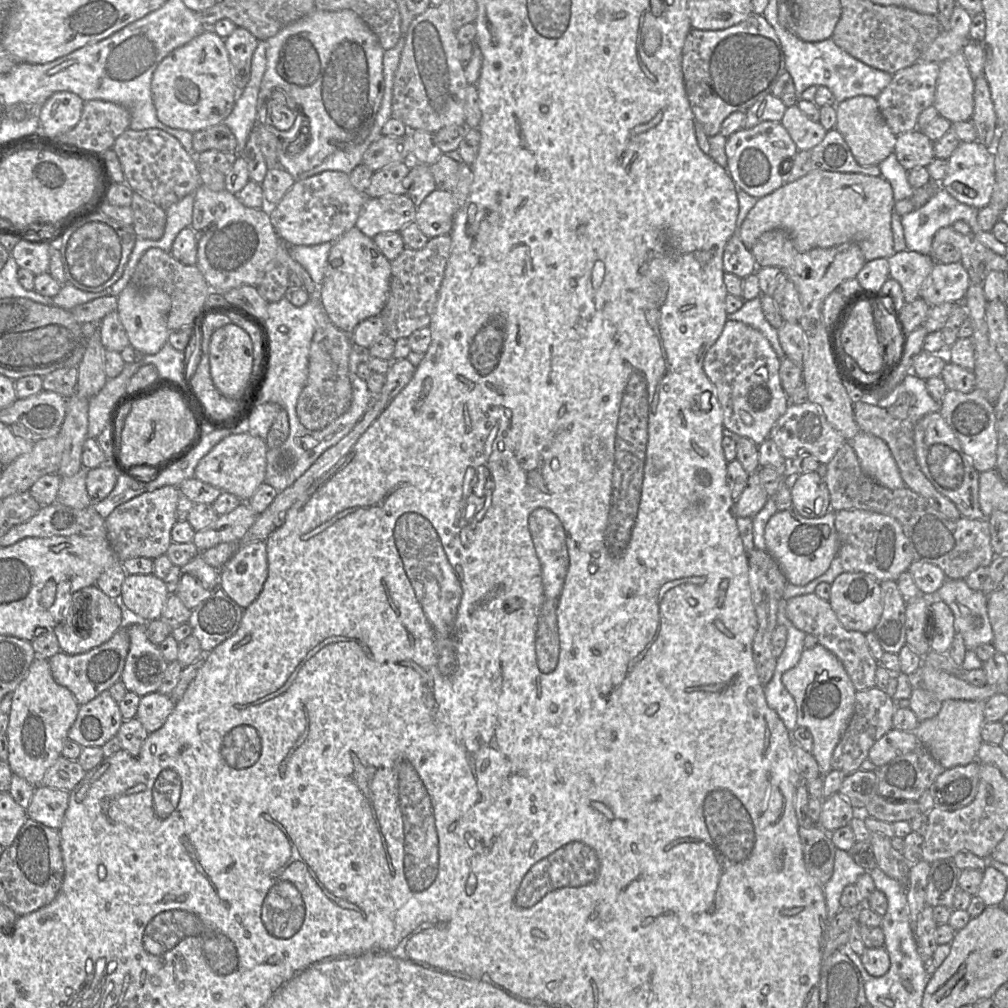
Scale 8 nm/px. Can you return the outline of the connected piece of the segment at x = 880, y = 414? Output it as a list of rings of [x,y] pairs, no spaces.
[[[870,400],[853,403],[854,418],[860,431],[877,436],[886,442],[896,461],[905,486],[925,498],[934,509],[946,518],[956,520],[961,517],[961,514],[955,504],[935,489],[917,463],[914,449],[915,423],[912,423],[908,418],[908,410],[911,407],[910,405],[897,405],[880,408]]]

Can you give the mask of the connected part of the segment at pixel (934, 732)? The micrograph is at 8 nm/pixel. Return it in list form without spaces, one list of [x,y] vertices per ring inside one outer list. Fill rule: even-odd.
[[[948,699],[942,702],[938,714],[919,722],[913,732],[919,742],[930,752],[940,765],[945,768],[966,765],[977,760],[981,743],[981,728],[984,723],[986,701]]]

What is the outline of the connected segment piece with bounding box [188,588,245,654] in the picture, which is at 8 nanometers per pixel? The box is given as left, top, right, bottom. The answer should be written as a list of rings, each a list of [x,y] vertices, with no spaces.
[[[219,588],[192,610],[188,623],[192,627],[192,635],[200,642],[203,654],[211,652],[216,646],[237,631],[244,610]]]

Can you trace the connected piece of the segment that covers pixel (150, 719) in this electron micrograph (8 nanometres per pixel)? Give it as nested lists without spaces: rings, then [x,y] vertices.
[[[158,692],[142,696],[136,718],[149,734],[160,729],[174,710],[175,701]]]

